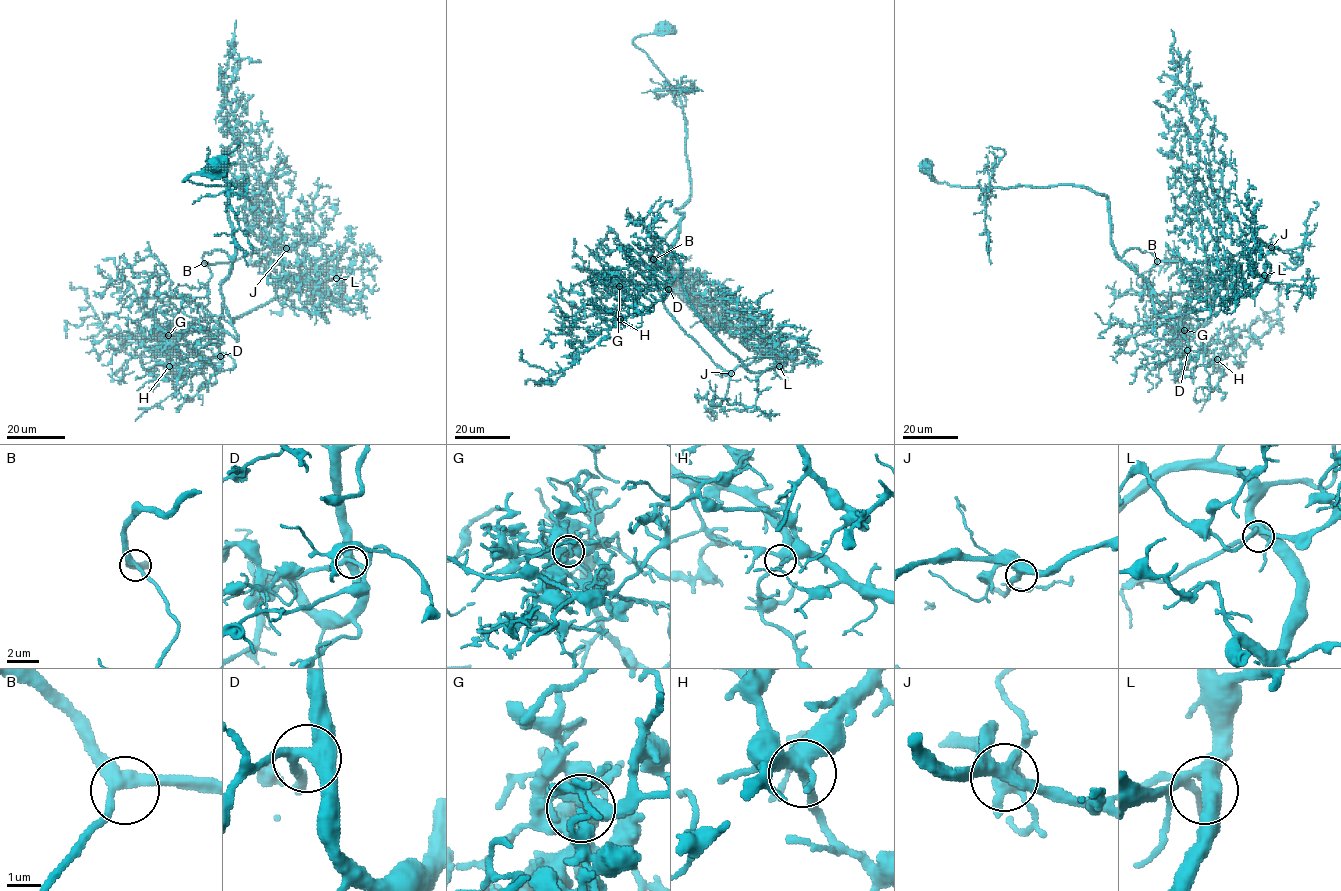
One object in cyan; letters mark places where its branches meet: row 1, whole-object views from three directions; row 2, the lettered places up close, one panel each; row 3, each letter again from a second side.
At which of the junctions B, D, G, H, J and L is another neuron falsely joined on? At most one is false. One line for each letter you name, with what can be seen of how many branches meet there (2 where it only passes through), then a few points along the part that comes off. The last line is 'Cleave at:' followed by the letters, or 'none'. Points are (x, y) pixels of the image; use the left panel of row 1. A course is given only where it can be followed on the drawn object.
Cleave at: none

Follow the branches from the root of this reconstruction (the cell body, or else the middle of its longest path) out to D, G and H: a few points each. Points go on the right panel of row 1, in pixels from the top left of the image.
D: (926, 168), (938, 182), (951, 185), (1080, 185), (1103, 194), (1114, 252), (1147, 283), (1187, 350)
G: (926, 168), (951, 185), (1080, 185), (1103, 194), (1114, 252), (1180, 329), (1184, 307), (1184, 330)
H: (926, 168), (951, 185), (1080, 185), (1103, 194), (1114, 252), (1147, 283), (1189, 357), (1217, 359)

